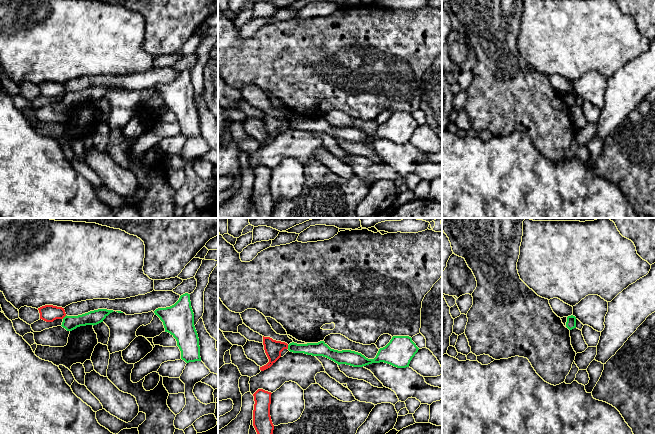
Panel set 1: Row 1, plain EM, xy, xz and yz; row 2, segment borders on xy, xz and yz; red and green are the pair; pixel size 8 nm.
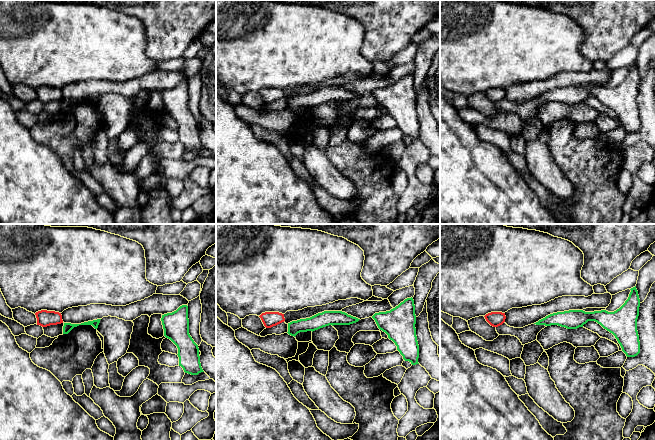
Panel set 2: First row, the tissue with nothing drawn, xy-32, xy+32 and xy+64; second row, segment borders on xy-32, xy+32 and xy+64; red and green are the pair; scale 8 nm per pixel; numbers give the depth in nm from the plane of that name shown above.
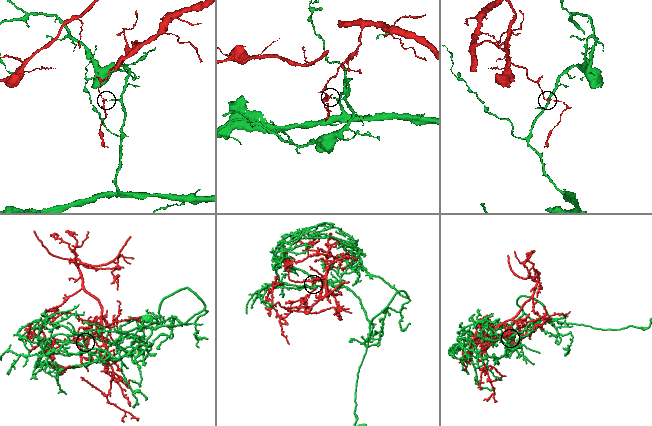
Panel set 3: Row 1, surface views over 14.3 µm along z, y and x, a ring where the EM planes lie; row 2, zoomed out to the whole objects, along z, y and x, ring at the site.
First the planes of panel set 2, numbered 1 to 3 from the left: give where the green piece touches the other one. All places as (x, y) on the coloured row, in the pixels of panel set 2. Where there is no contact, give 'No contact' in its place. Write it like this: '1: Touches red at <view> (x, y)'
1: No contact
2: No contact
3: No contact

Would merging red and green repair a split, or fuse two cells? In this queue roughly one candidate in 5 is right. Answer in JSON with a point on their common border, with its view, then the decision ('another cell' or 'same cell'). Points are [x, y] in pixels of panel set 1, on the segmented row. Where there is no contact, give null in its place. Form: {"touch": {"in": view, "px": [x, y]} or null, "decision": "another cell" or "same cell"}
{"touch": {"in": "xy", "px": [64, 316]}, "decision": "another cell"}

